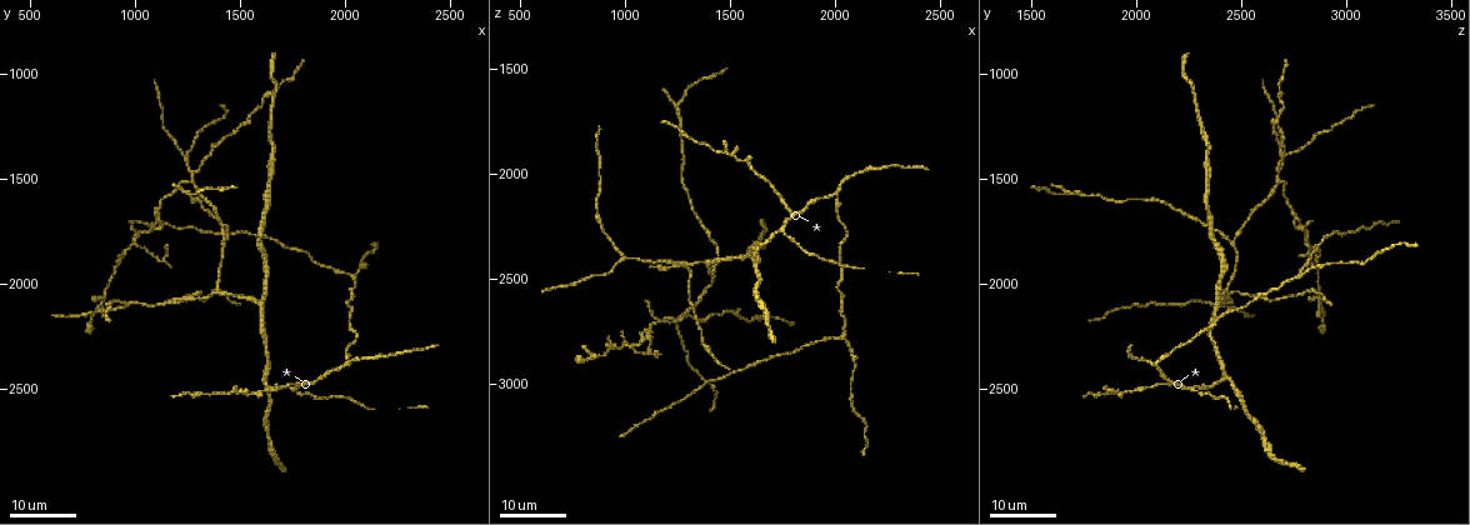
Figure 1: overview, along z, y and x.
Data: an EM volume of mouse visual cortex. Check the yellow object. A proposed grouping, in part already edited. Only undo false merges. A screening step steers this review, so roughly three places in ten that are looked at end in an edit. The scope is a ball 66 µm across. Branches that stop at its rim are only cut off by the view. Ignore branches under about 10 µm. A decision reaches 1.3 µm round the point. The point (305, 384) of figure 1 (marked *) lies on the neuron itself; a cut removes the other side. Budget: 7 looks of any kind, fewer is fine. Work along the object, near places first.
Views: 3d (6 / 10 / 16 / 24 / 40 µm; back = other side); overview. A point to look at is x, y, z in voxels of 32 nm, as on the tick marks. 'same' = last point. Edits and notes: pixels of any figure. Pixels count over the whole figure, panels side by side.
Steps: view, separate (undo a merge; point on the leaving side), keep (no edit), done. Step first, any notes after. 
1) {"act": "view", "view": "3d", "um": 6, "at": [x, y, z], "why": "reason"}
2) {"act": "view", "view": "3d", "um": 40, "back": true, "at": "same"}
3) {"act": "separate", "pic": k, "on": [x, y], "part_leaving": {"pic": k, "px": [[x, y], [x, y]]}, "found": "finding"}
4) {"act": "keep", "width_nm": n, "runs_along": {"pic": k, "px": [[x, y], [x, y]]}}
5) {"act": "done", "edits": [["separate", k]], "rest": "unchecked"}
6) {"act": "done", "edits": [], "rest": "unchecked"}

{"act": "view", "view": "3d", "um": 16, "at": [1750, 2510, 2270]}

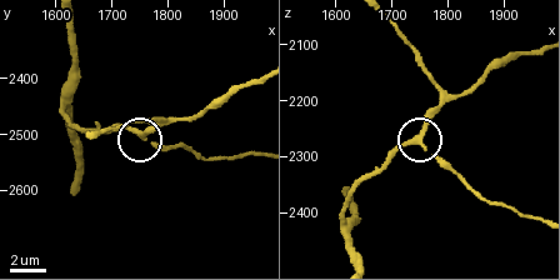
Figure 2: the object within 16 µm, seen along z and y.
{"act": "view", "view": "3d", "um": 6, "at": [1750, 2500, 2275]}

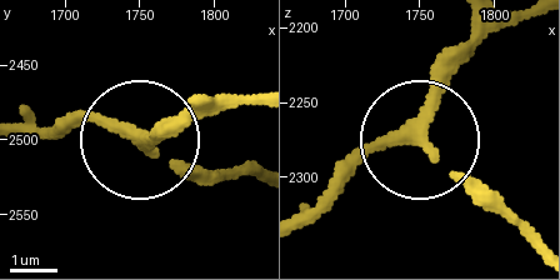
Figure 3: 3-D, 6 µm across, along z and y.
{"act": "keep", "width_nm": 230, "runs_along": {"pic": 3, "px": [[508, 21], [464, 58], [424, 141], [531, 244]]}, "found": "one neuron here"}

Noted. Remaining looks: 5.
{"act": "view", "view": "3d", "um": 24, "at": [1290, 2040, 2440], "why": "arms part here"}

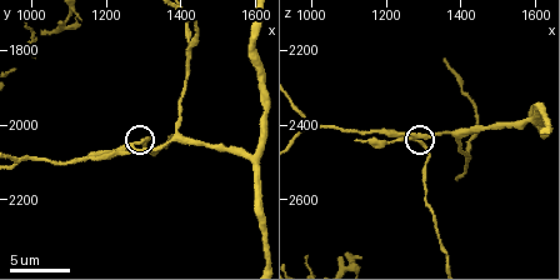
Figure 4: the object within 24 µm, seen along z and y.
{"act": "view", "view": "3d", "um": 6, "at": [1290, 2050, 2450]}

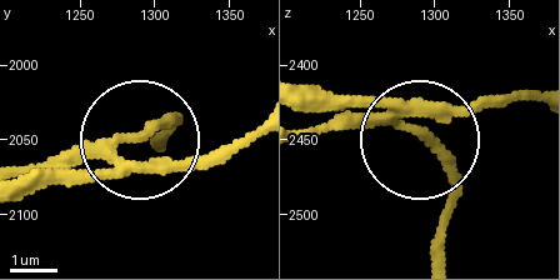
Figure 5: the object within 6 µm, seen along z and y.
{"act": "separate", "pic": 5, "on": [164, 121], "width_nm": 170, "part_leaving": {"pic": 5, "px": [[390, 119], [443, 166], [446, 250]]}, "found": "a second neuron is stuck on"}

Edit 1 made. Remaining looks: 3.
{"act": "view", "view": "overview"}

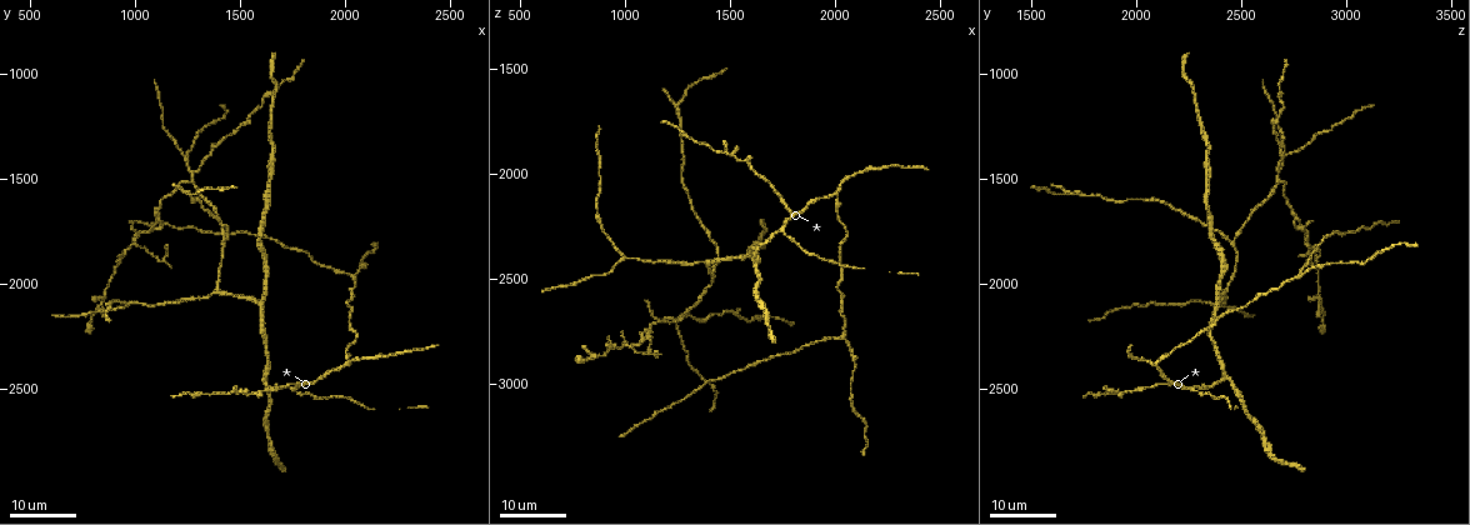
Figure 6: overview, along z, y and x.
{"act": "view", "view": "3d", "um": 16, "at": [1420, 1800, 2460], "why": "branch point"}

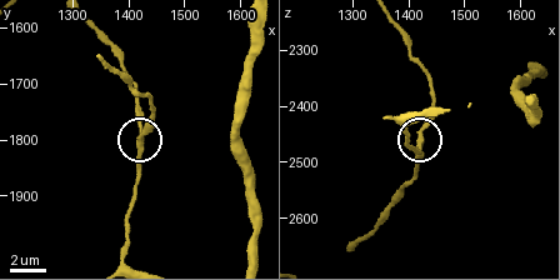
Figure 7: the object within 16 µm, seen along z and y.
{"act": "view", "view": "3d", "um": 6, "at": [1420, 1800, 2460]}

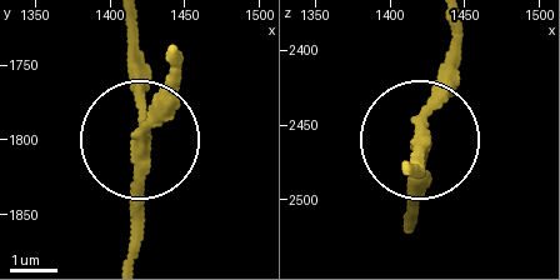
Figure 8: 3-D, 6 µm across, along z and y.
{"act": "keep", "side_arm_um": 41, "found": "all the same neuron"}

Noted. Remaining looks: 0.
{"act": "done", "edits": [["separate", 5]], "rest": "unchecked"}

